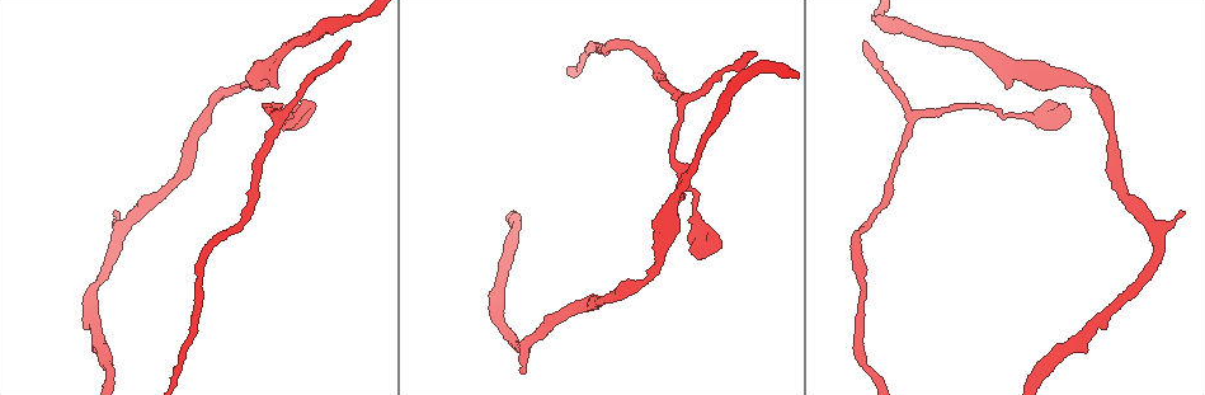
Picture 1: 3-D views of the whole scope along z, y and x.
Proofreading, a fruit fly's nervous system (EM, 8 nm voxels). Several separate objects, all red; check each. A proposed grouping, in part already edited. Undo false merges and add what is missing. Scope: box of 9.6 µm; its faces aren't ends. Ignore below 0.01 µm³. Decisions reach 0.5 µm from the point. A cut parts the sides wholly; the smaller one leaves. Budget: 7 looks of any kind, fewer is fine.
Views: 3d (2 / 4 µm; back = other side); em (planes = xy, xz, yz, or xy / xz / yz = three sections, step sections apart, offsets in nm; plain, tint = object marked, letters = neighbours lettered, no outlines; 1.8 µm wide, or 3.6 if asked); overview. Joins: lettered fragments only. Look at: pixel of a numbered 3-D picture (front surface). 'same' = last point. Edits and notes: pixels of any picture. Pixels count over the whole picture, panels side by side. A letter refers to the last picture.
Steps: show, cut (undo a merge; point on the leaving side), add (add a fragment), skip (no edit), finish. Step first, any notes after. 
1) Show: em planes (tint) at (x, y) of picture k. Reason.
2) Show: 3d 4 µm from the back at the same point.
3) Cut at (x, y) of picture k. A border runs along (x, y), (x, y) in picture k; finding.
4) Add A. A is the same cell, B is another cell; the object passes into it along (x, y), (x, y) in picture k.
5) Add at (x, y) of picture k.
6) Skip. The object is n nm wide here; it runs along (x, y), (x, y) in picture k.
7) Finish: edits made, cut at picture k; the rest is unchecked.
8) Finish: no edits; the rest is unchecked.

Show: 3d 2 µm at (116, 213) of picture 1. Branch stops here.

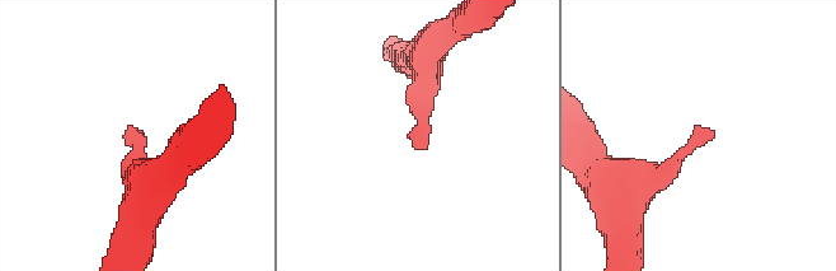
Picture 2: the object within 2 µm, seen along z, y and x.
Show: em xz step 4 (tint) at (423, 148) of picture 2. Now the EM.

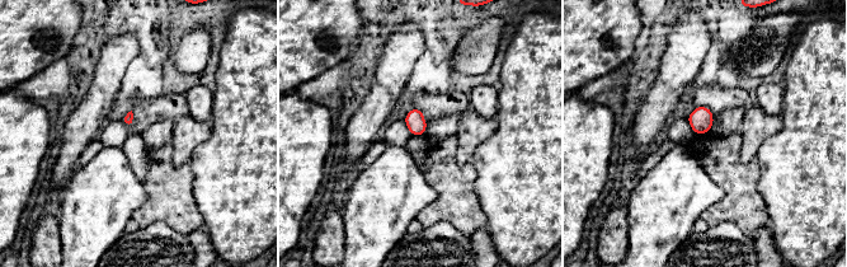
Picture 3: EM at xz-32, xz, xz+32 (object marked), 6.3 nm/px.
Show: em planes (letters) at the same point. Cut it another way.

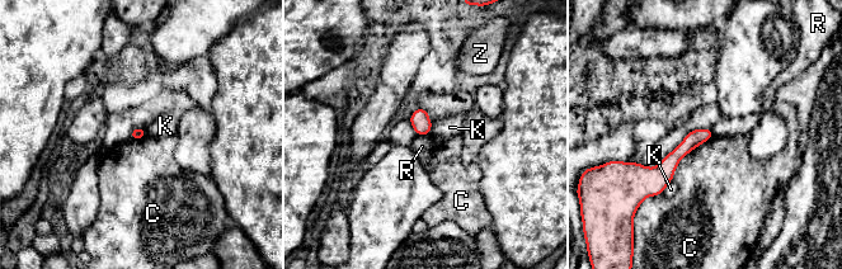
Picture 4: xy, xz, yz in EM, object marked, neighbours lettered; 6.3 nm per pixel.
Skip. C, K, R and Z are other cells; it runs along (709, 132), (661, 171), (645, 171) in picture 4; no lettered fragment goes on from it.

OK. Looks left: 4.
Show: 3d 2 µm at (291, 120) of picture 1. Thick turns thin.

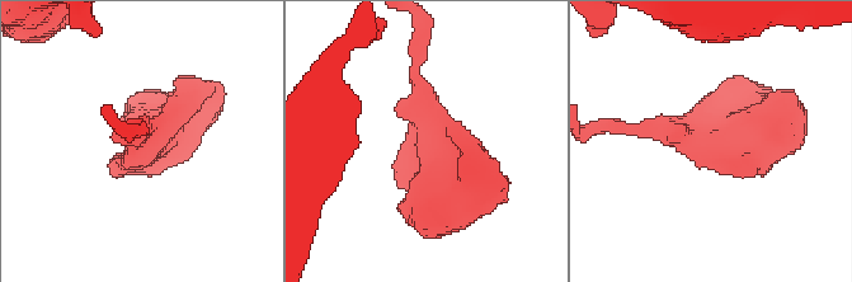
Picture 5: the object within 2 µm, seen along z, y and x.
Show: em planes (tint) at (138, 141) of picture 5.

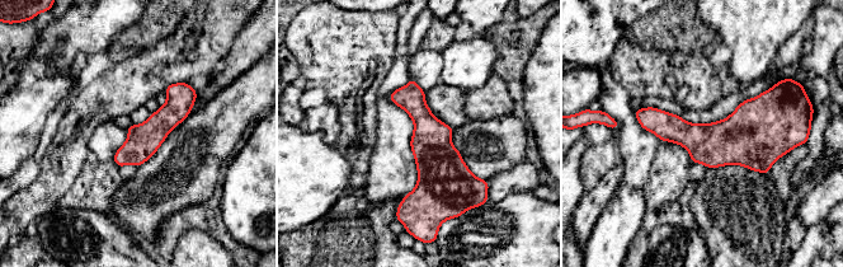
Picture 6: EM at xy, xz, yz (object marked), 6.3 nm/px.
Show: em planes (letters) at the same point. What lies round it.

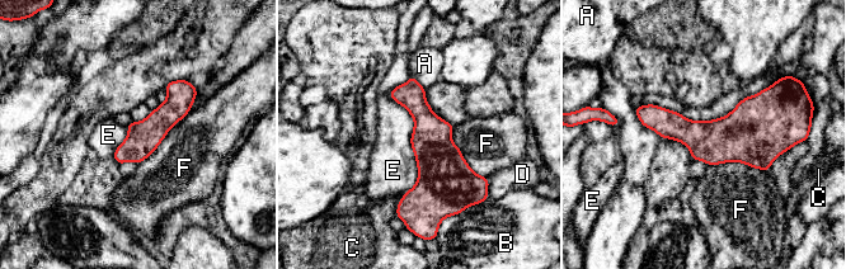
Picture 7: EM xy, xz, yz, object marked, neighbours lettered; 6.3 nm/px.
Skip. A, B, C, D, E and F are other cells; a border runs along (389, 93), (413, 119), (405, 193) in picture 7; all the same neuron.

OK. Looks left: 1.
Finish: no edits; the rest is unchecked.

